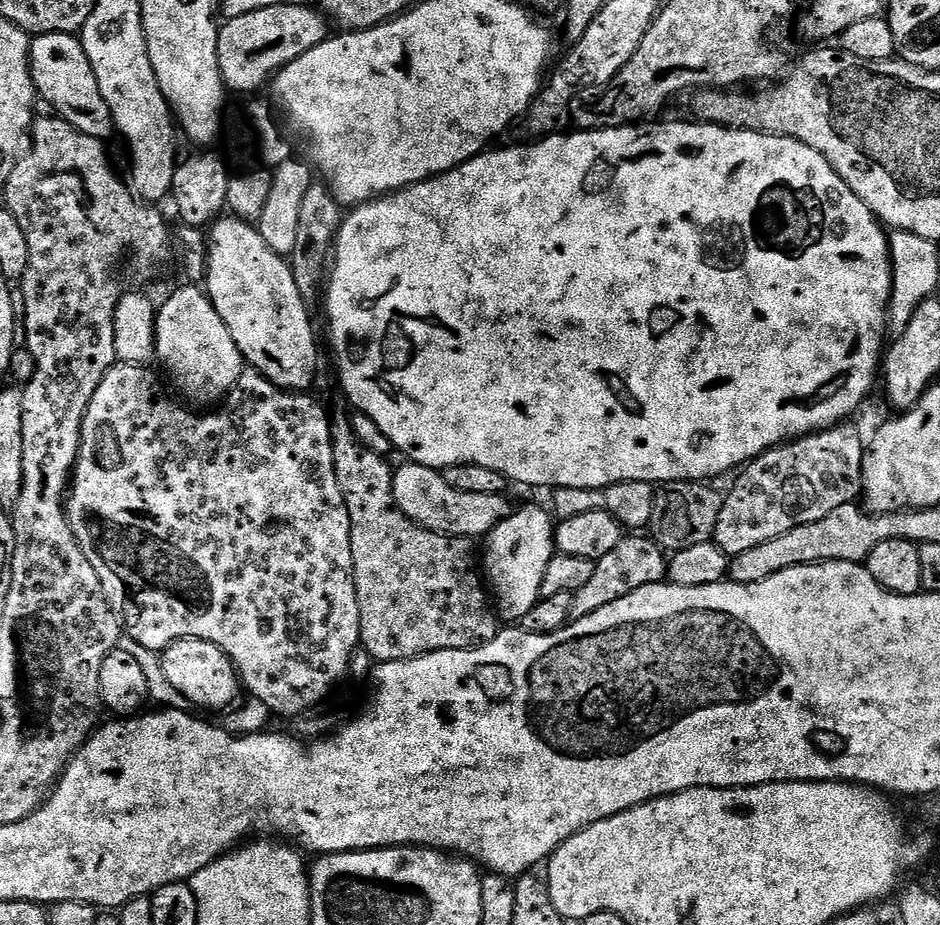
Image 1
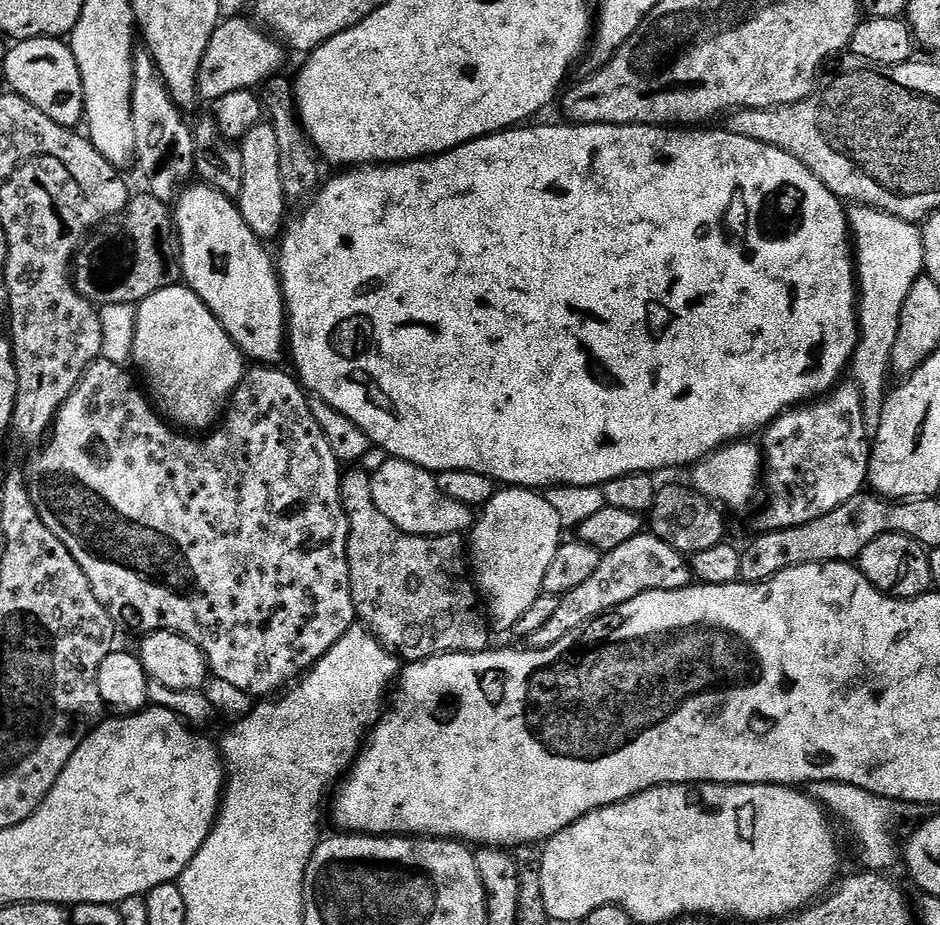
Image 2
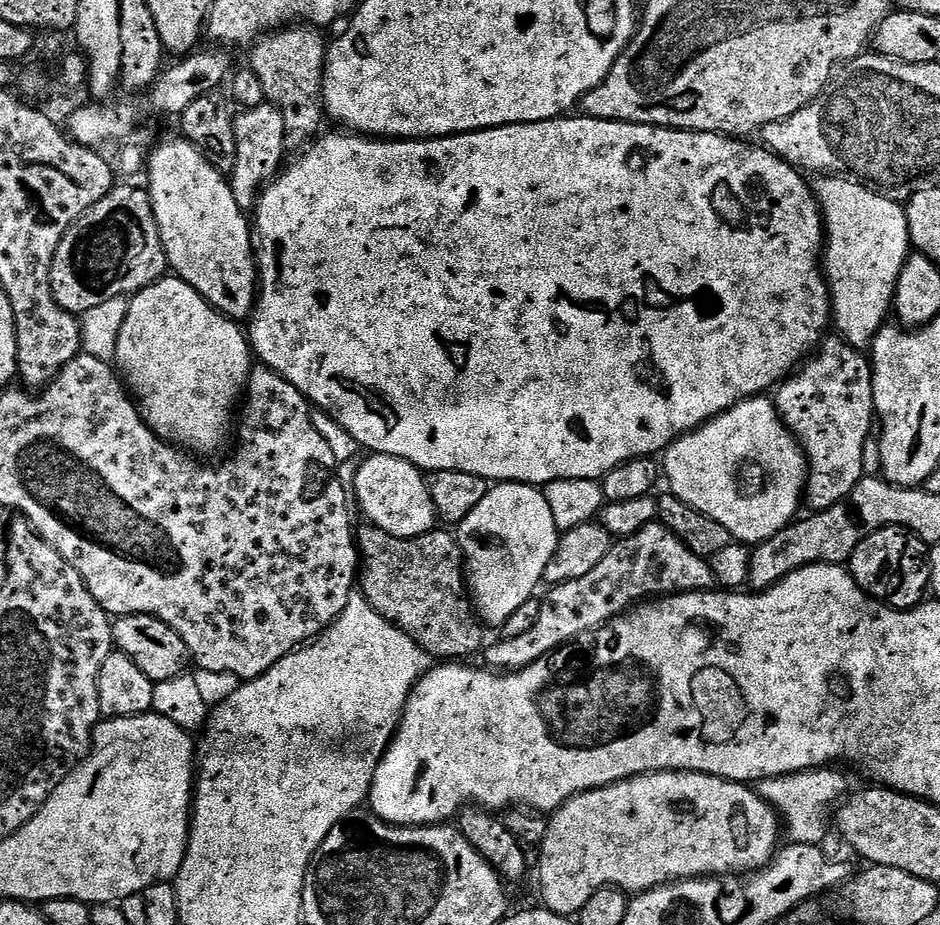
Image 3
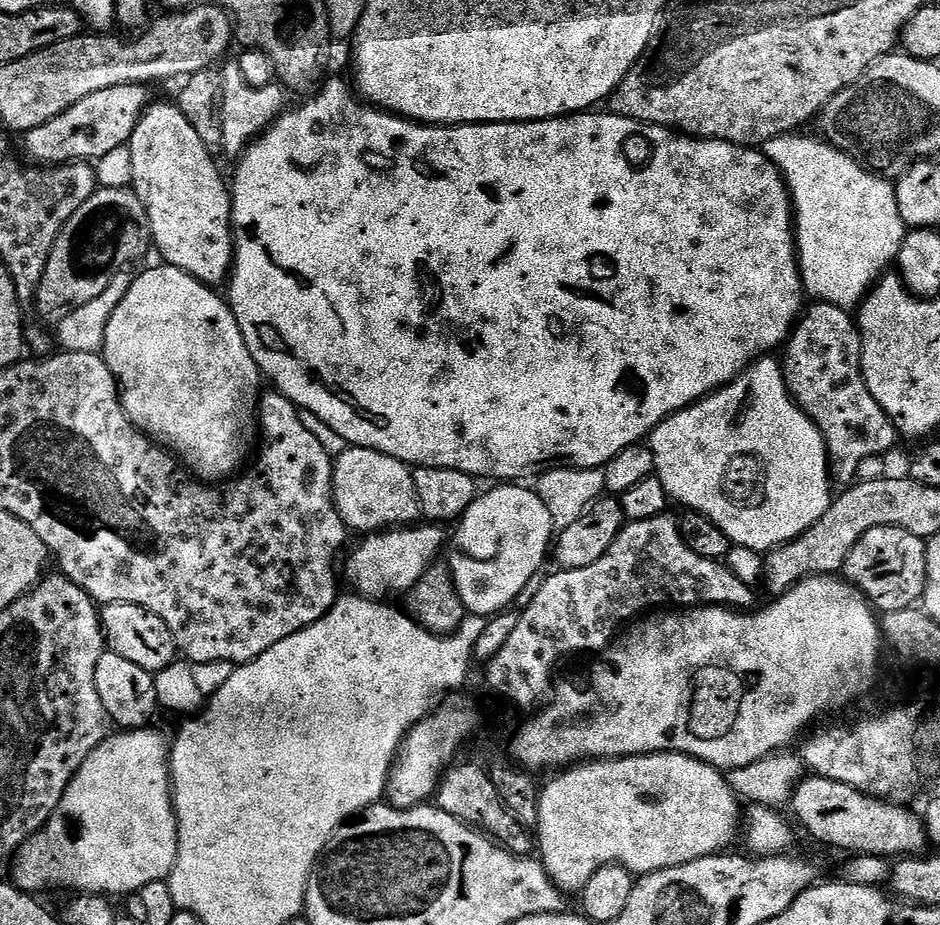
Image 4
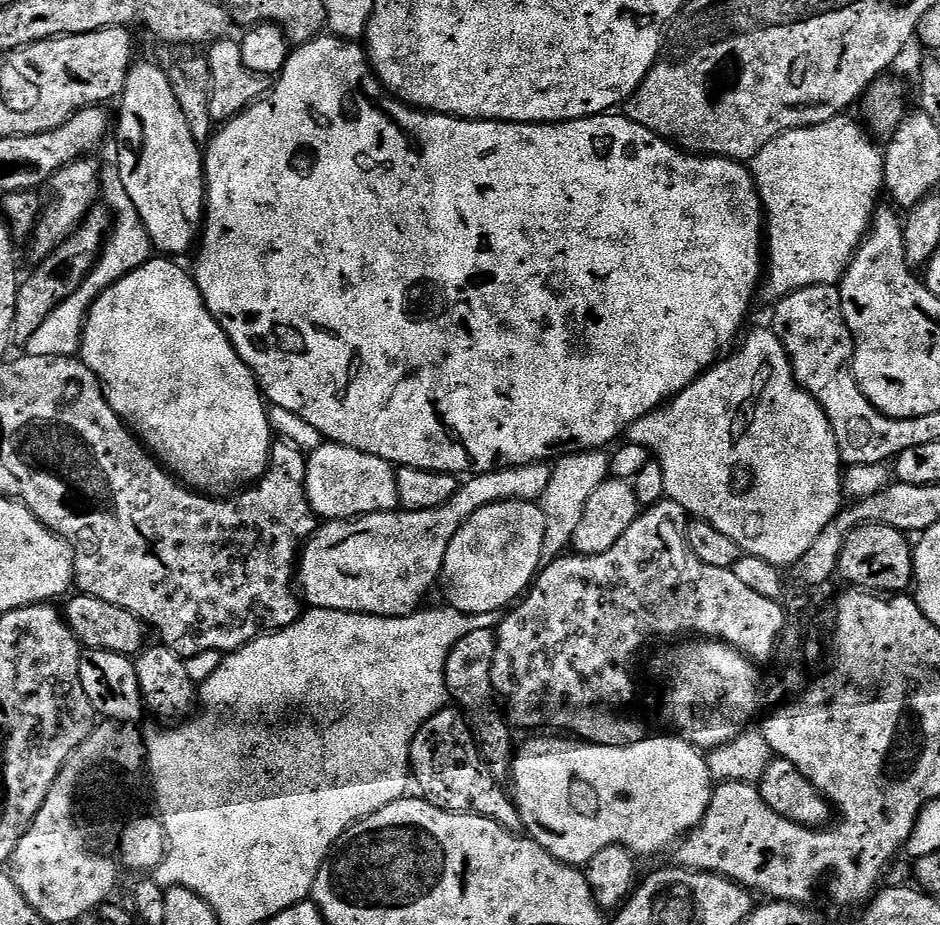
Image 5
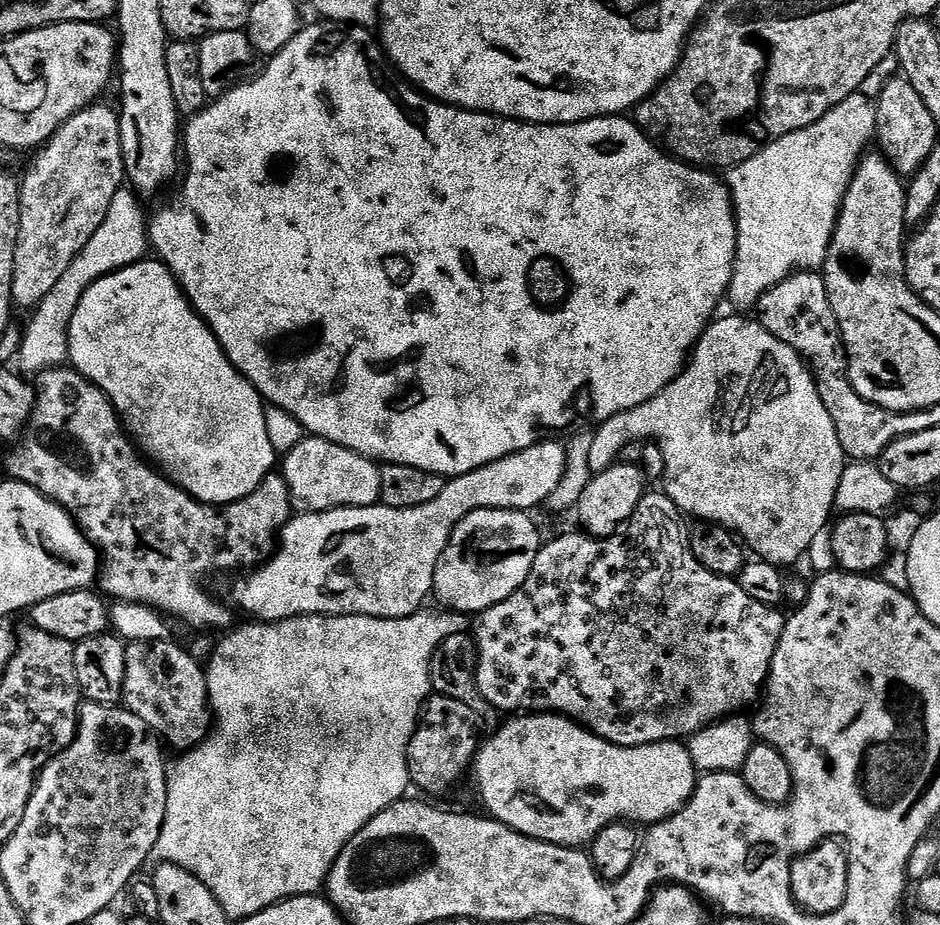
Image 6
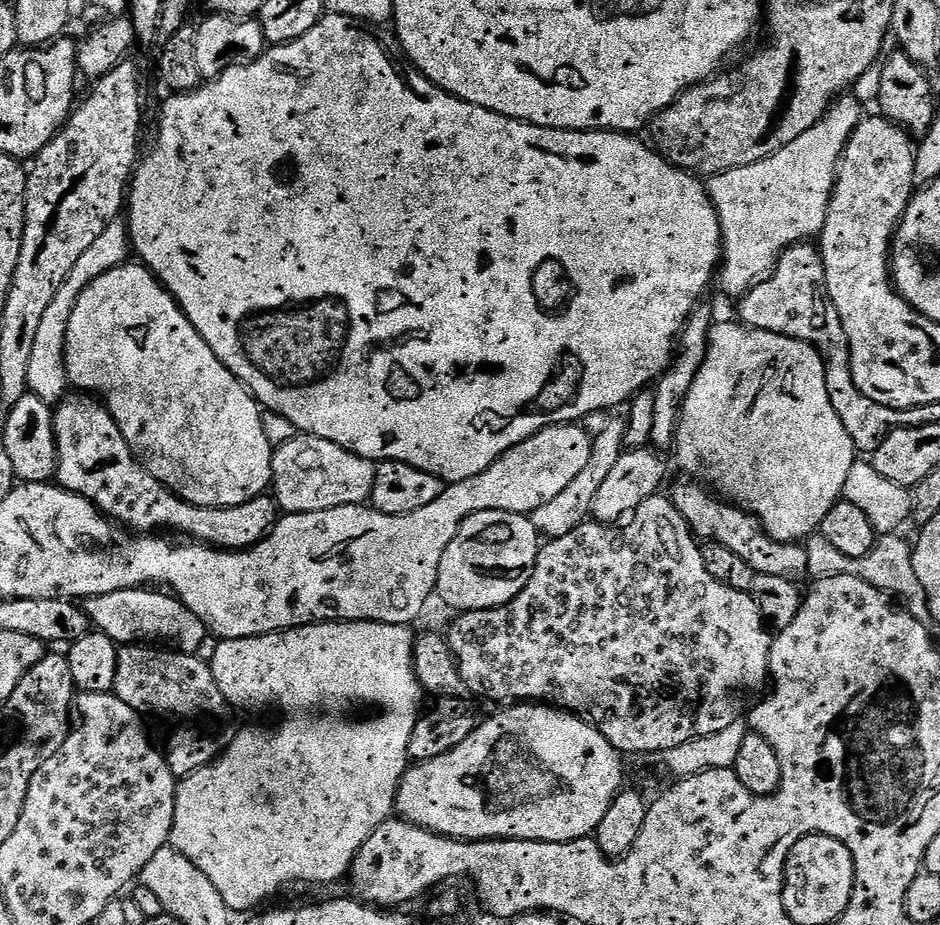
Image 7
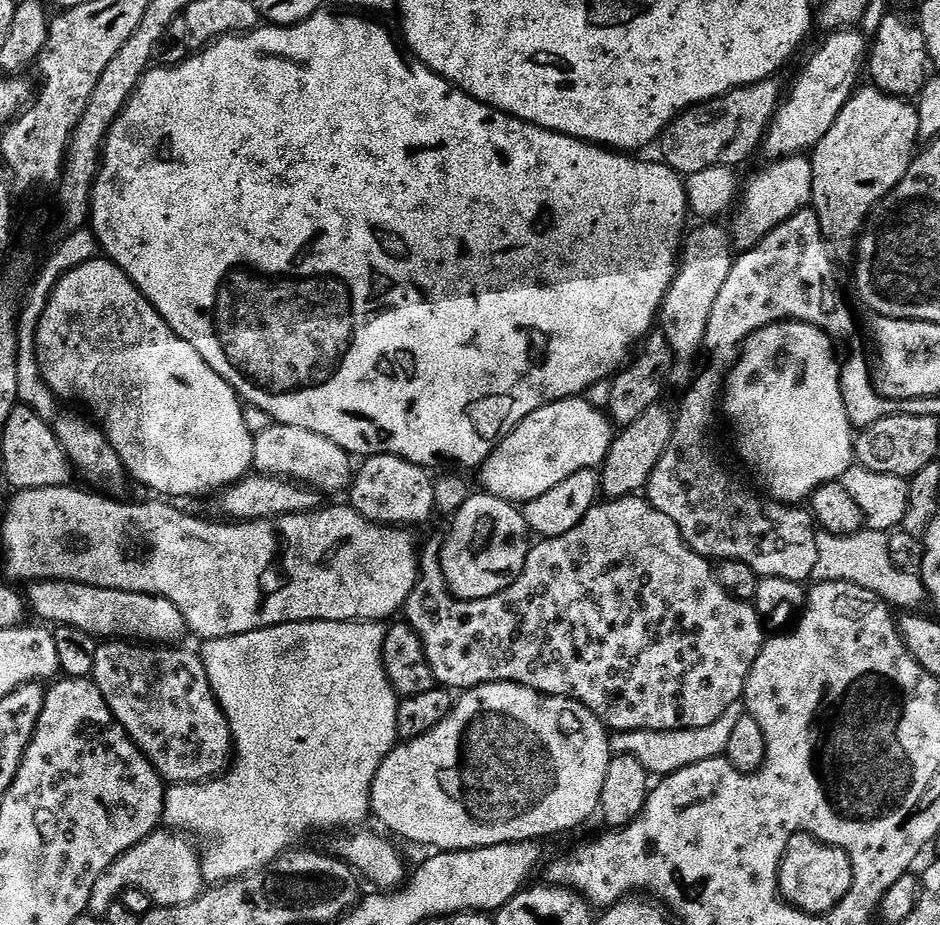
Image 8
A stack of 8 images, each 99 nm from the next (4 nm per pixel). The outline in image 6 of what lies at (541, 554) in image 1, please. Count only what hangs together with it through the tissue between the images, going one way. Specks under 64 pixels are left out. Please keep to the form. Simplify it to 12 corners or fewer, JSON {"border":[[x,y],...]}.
{"border":[[527,511],[462,518],[432,587],[479,614],[526,582],[542,547]]}

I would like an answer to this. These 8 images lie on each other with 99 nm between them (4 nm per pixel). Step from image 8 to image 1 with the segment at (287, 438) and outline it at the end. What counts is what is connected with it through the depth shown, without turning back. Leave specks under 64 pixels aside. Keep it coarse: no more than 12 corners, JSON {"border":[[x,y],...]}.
{"border":[[404,462],[396,509],[443,536],[487,536],[504,494],[462,494],[437,469]]}

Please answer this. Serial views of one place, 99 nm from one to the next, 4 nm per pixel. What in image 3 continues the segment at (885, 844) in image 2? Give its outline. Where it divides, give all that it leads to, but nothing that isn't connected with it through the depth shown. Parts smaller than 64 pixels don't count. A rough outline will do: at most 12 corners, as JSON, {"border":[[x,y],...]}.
{"border":[[831,767],[759,781],[791,843],[818,845],[850,792]]}

